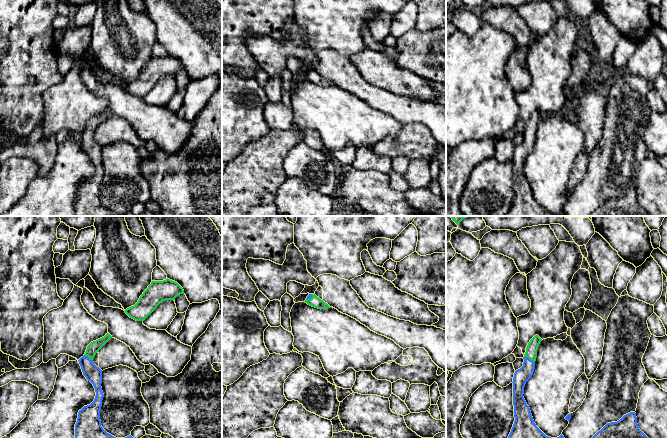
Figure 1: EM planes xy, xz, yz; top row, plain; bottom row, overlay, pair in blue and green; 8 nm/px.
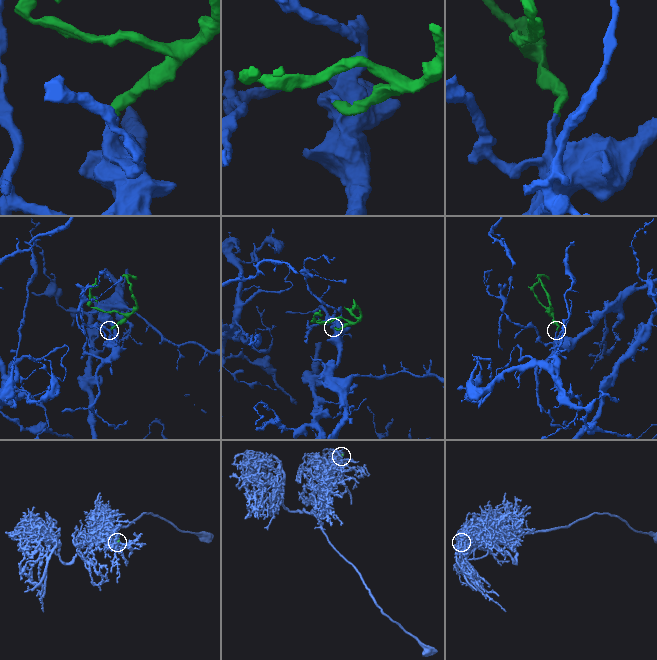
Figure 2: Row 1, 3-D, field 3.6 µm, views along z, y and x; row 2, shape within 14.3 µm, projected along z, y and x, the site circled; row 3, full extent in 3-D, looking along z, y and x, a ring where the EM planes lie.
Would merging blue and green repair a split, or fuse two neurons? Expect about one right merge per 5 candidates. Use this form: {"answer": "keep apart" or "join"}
{"answer": "join"}

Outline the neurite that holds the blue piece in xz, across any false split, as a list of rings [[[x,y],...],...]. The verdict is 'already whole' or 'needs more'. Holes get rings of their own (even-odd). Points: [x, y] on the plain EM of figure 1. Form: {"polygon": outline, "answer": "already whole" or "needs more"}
{"polygon": [[[309,70],[304,77],[308,81],[318,84],[318,85],[328,85],[330,82],[325,79],[323,76],[321,76],[319,73],[317,73],[315,70]]], "answer": "needs more"}

